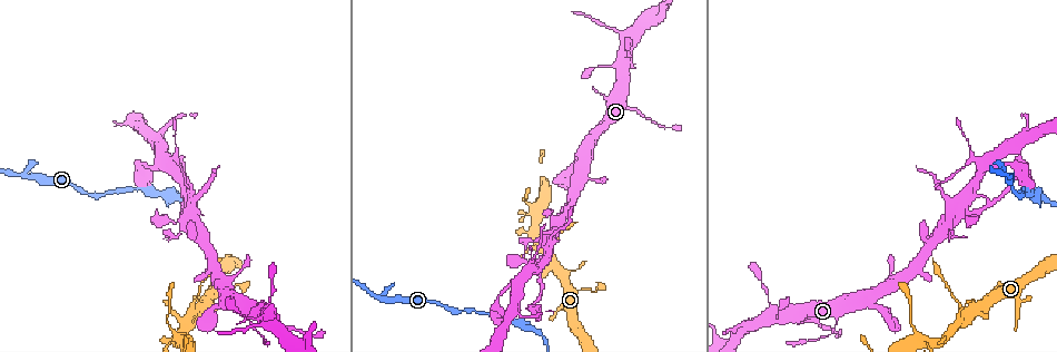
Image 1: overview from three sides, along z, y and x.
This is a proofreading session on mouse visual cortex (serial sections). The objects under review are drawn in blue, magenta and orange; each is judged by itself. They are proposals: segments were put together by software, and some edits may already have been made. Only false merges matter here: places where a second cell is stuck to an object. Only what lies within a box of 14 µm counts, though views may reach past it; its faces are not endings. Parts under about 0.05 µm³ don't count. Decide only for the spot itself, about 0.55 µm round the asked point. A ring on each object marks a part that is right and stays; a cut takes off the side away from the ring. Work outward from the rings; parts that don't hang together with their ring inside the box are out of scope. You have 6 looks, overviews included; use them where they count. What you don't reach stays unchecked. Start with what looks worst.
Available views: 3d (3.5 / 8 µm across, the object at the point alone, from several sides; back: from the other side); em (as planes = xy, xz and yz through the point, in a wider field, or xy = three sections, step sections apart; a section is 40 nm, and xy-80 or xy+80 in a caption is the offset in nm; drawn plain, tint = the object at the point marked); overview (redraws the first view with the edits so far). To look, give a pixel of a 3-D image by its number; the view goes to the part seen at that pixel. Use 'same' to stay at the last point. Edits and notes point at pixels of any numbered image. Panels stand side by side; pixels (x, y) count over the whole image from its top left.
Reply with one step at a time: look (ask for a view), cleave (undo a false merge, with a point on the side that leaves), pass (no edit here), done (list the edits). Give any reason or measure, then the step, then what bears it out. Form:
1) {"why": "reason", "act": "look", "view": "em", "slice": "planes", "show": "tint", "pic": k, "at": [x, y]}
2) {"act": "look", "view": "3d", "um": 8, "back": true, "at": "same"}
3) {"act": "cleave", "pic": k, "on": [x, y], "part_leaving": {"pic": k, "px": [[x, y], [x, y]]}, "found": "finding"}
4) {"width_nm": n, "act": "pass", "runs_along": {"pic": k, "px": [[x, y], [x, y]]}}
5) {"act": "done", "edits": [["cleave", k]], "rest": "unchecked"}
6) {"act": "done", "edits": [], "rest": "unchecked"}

{"why": "three arms meet", "act": "look", "view": "3d", "um": 3.5, "pic": 1, "at": [965, 315]}

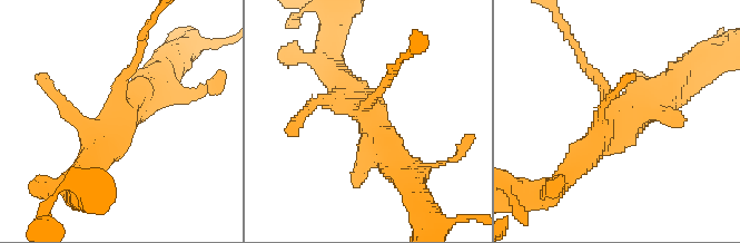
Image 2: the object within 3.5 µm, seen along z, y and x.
{"why": "shape alone is not enough", "act": "look", "view": "em", "slice": "xy", "step": 1, "show": "tint", "pic": 2, "at": [371, 122]}

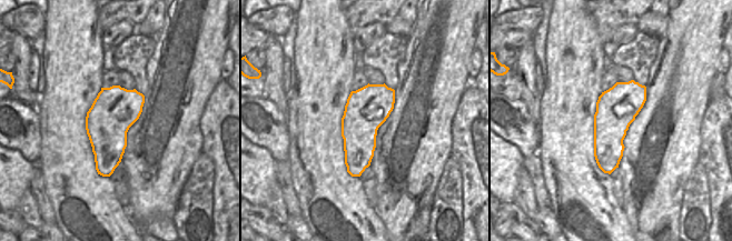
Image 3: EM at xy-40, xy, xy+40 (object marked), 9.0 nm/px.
{"width_nm": 380, "act": "cleave", "pic": 2, "on": [580, 56], "part_leaving": {"pic": 2, "px": [[603, 85], [581, 57], [561, 23]]}, "found": "a second cell is stuck on"}

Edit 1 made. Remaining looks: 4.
{"why": "see it whole again", "act": "look", "view": "overview"}

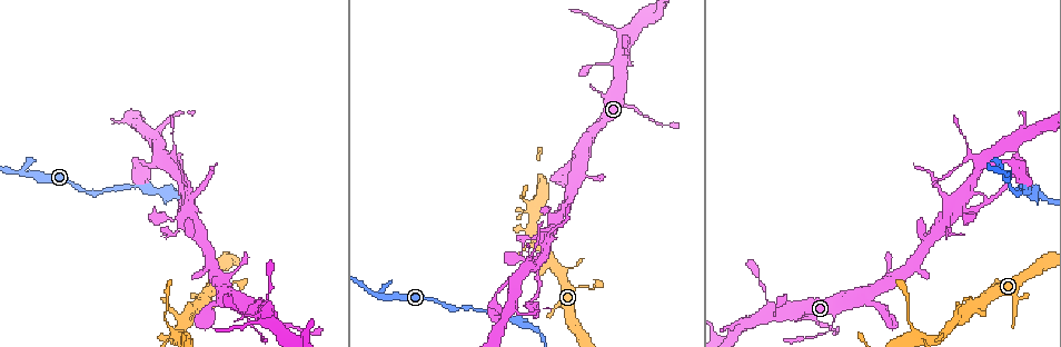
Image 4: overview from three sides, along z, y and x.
{"why": "thin neck", "act": "look", "view": "3d", "um": 3.5, "pic": 4, "at": [267, 295]}

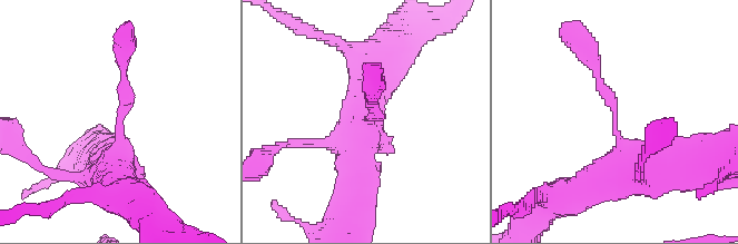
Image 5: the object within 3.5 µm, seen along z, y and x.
{"act": "look", "view": "em", "slice": "xy", "step": 5, "show": "tint", "pic": 5, "at": [118, 115]}

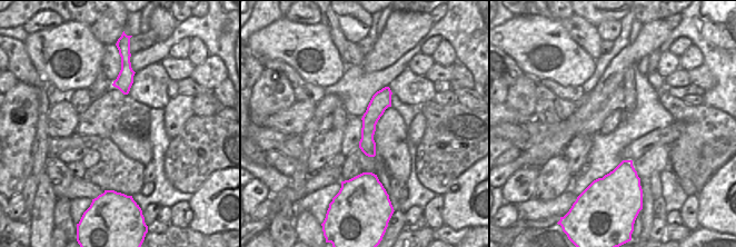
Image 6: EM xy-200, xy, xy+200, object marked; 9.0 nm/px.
{"act": "look", "view": "em", "slice": "xy", "step": 3, "show": "tint", "at": "same"}

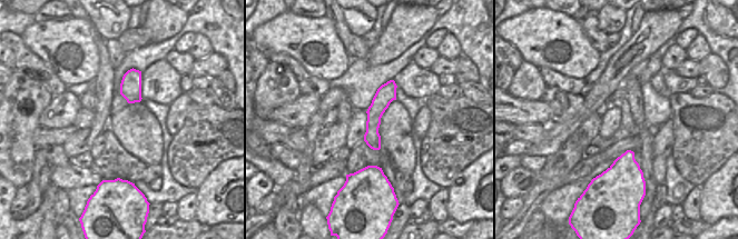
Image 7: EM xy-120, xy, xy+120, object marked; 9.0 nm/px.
{"act": "pass", "runs_along": {"pic": 5, "px": [[642, 173], [631, 173], [588, 50]]}, "found": "continuous, no second cell"}

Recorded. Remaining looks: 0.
{"act": "done", "edits": [["cleave", 2]], "rest": "unchecked"}

